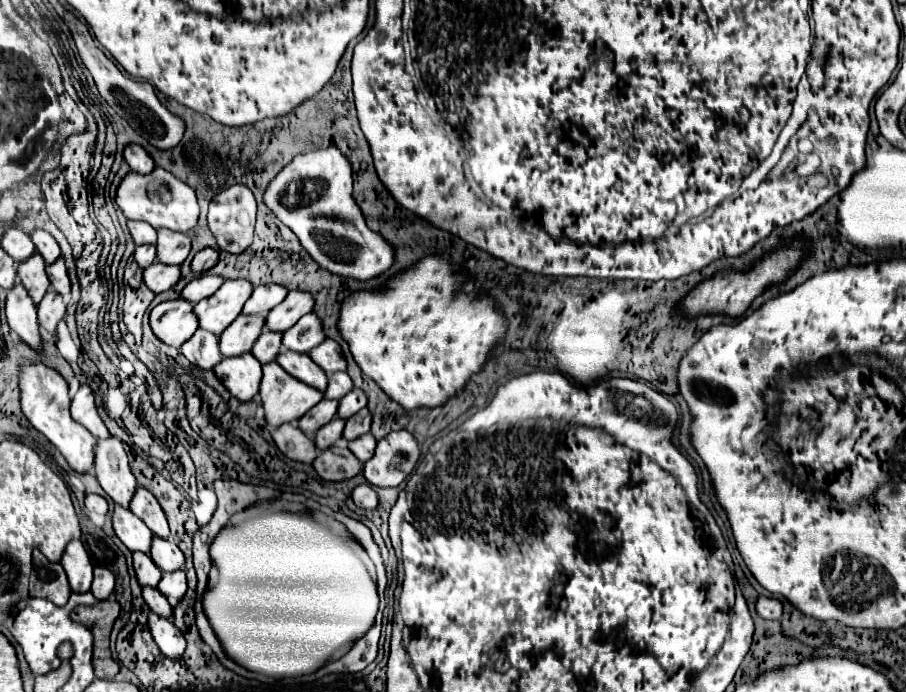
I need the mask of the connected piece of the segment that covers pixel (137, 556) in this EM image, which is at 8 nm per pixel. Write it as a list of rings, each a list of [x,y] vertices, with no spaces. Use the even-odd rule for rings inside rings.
[[[134,551],[132,553],[132,559],[134,559],[134,571],[136,571],[136,577],[138,577],[140,585],[152,585],[152,587],[156,587],[162,573],[154,565],[154,561],[150,559],[150,555],[140,553],[140,551]]]

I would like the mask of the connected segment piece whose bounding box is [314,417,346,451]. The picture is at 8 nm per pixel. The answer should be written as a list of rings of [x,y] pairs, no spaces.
[[[334,417],[330,423],[326,423],[324,427],[318,429],[318,433],[314,435],[314,445],[318,451],[324,451],[328,447],[332,447],[340,437],[342,437],[342,429],[344,429],[344,419]]]

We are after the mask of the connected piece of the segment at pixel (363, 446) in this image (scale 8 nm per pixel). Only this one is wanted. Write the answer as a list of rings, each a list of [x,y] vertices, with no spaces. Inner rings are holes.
[[[366,433],[364,437],[358,437],[356,441],[350,441],[348,443],[348,449],[354,453],[354,457],[360,461],[360,463],[366,463],[368,459],[374,457],[374,451],[376,451],[376,439]]]

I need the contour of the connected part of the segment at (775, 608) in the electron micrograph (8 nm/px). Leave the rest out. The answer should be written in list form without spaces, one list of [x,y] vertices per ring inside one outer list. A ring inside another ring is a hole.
[[[760,597],[756,601],[756,613],[762,619],[780,619],[782,615],[782,603],[774,597]]]

